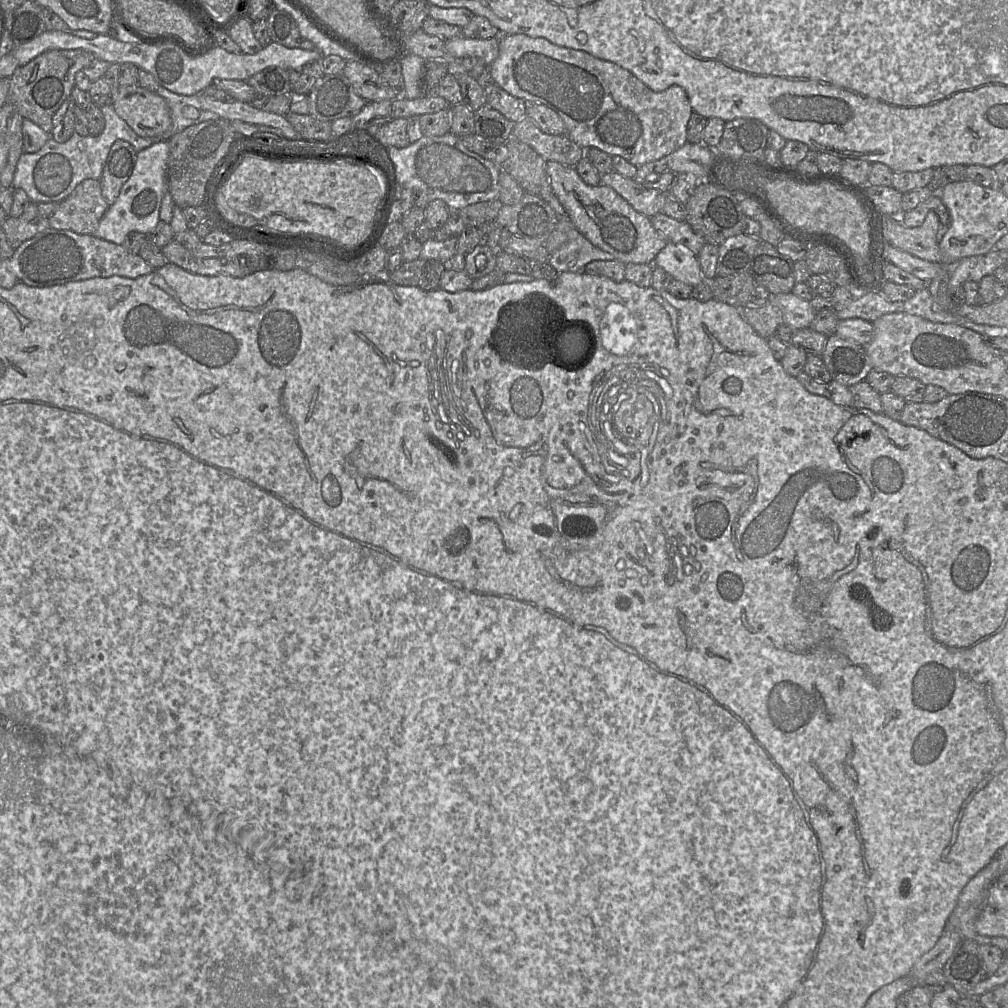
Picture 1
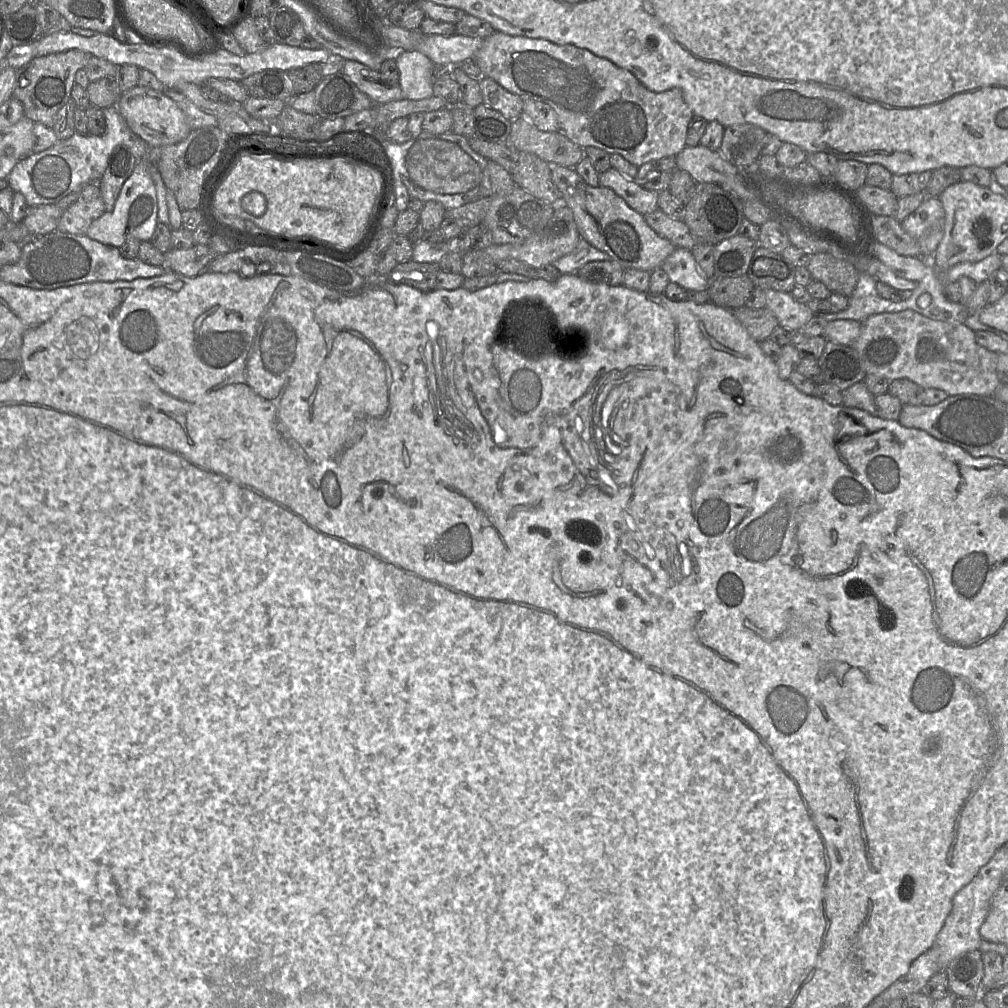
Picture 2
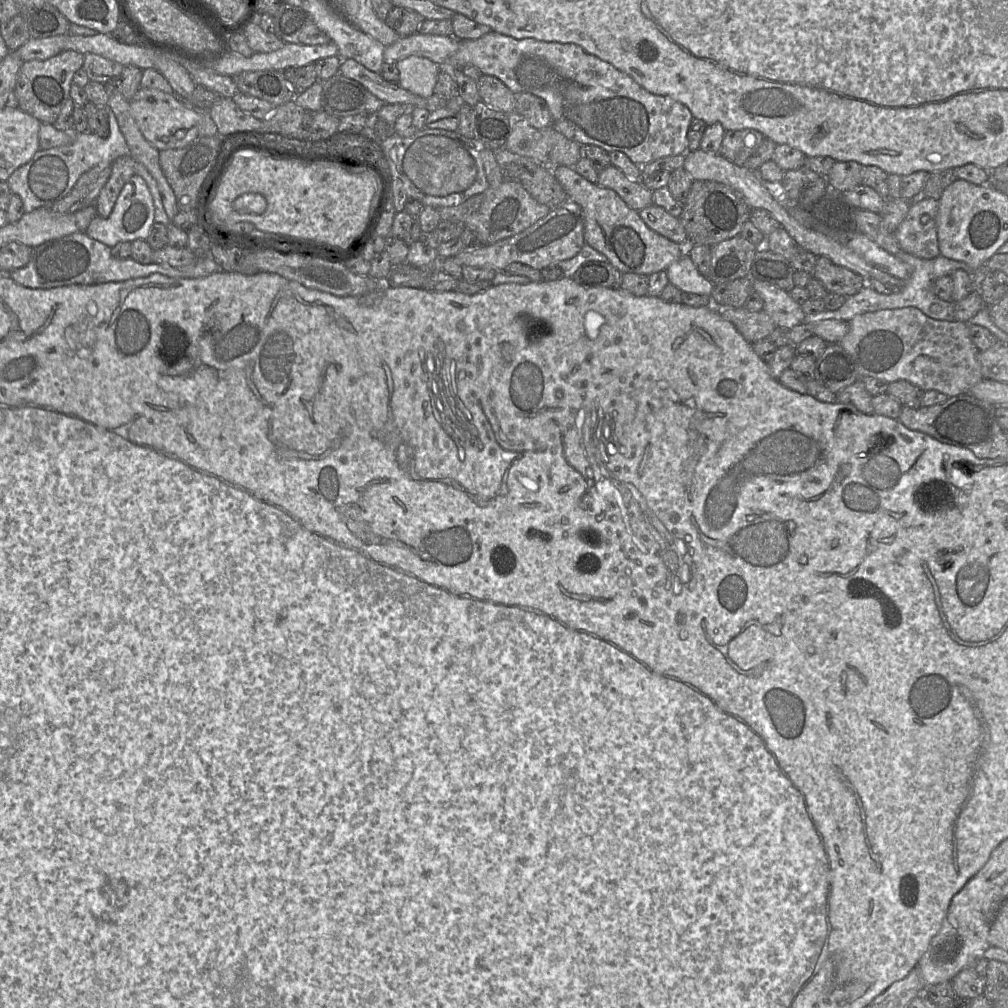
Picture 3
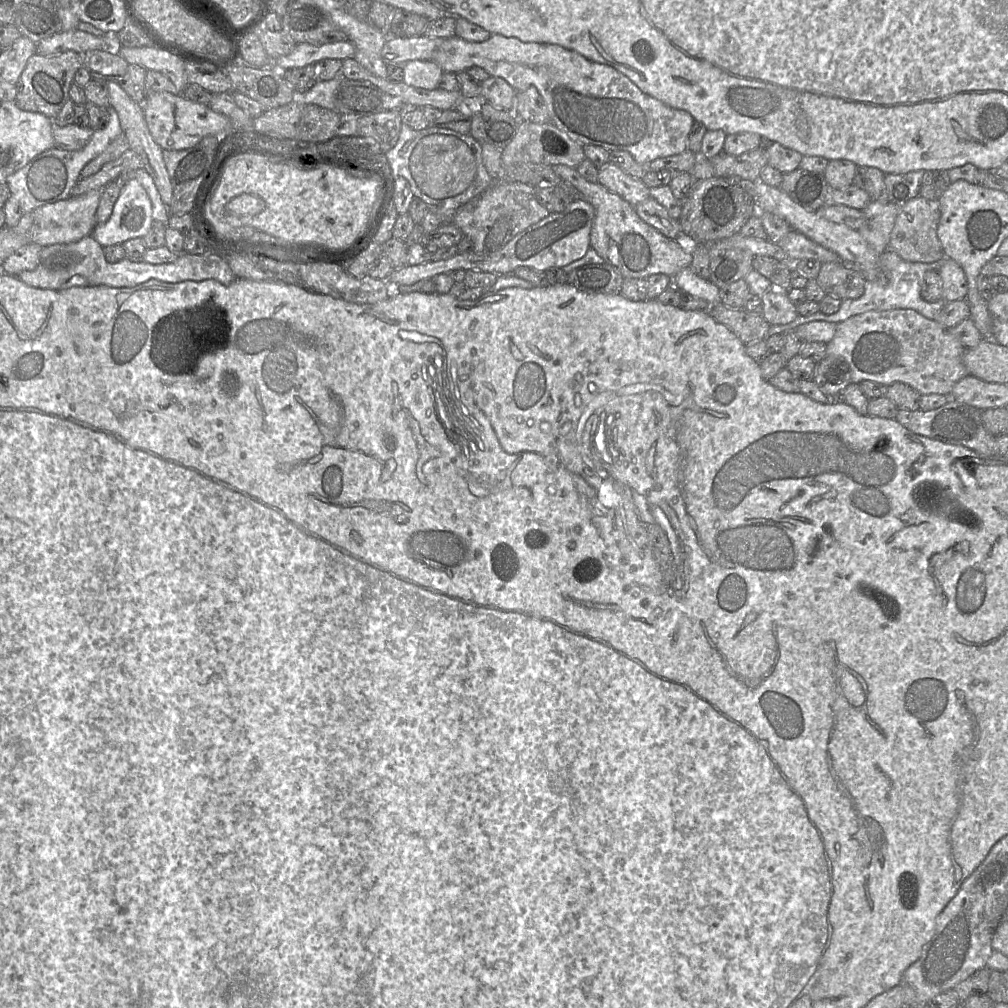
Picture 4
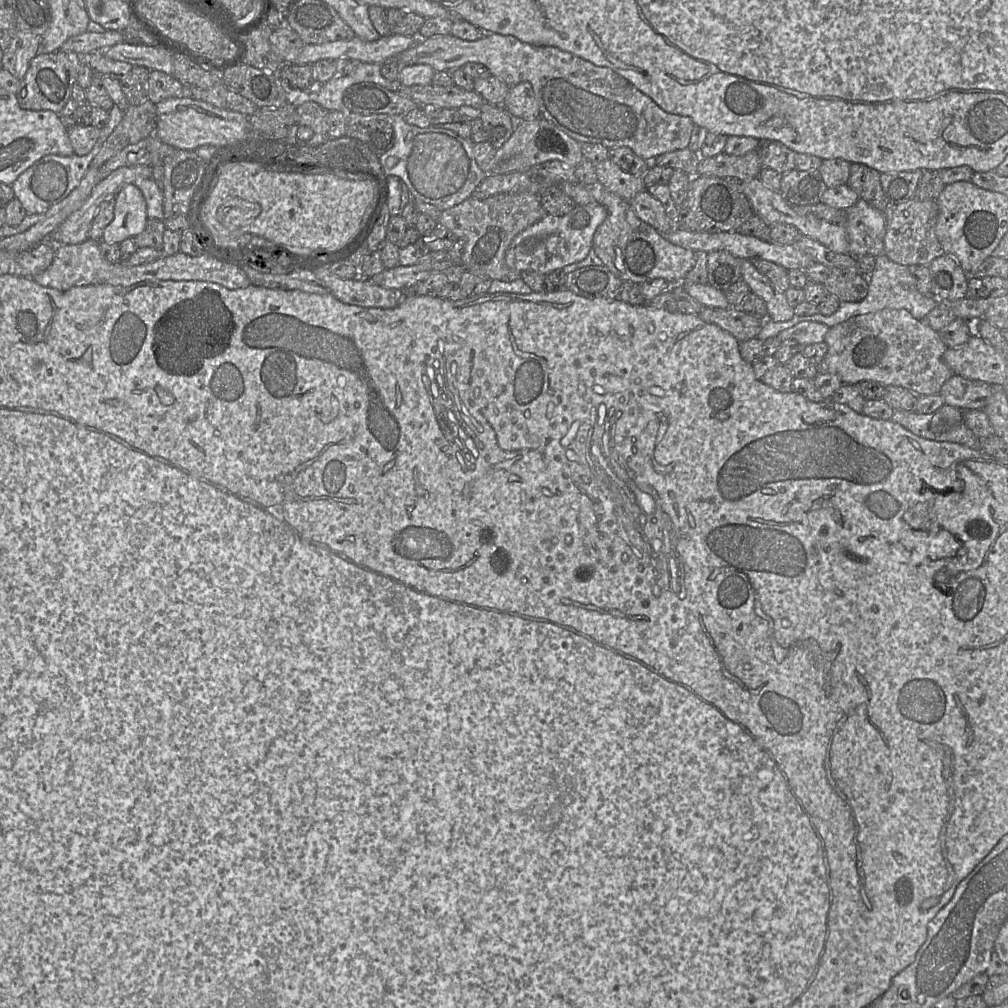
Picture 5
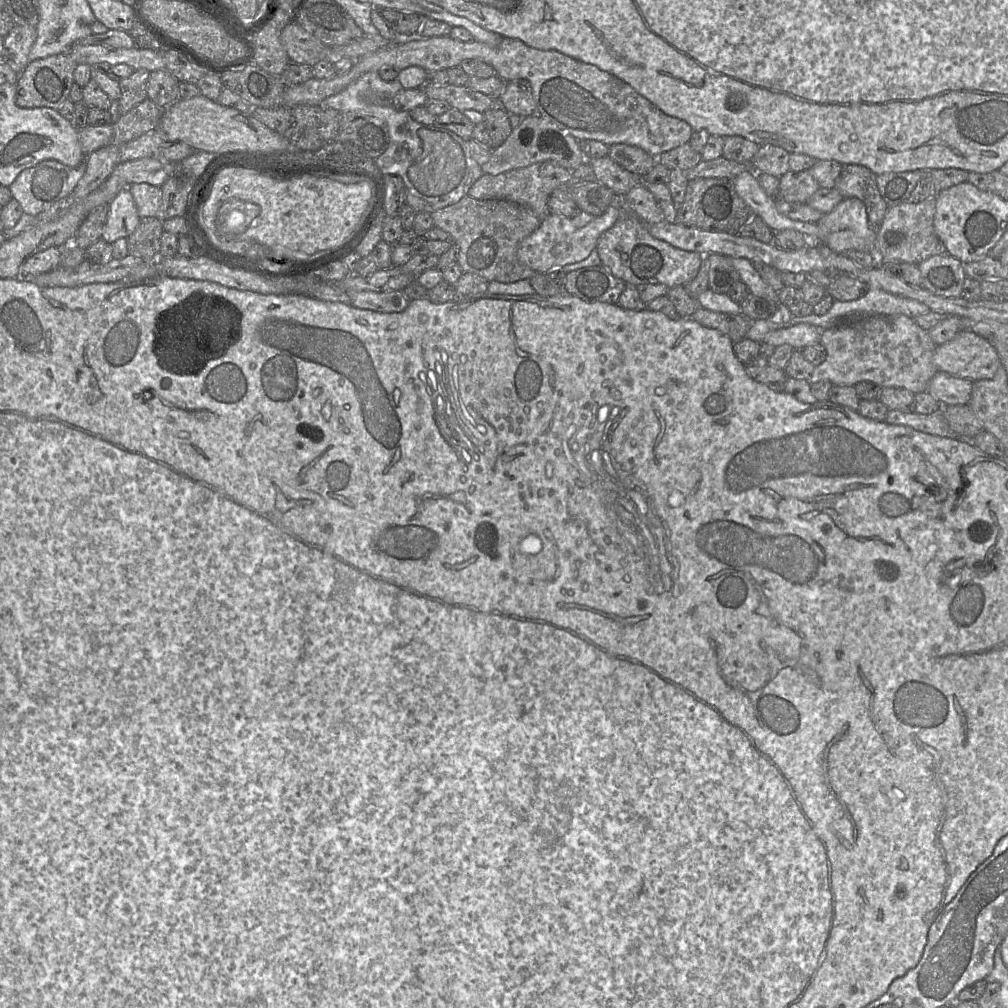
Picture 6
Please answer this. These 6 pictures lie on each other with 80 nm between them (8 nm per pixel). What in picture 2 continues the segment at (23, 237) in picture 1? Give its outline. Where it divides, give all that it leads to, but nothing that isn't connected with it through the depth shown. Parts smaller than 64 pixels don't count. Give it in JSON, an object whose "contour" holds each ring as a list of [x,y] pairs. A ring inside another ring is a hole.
{"contour":[[[71,201],[65,208],[60,208],[56,204],[27,206],[27,213],[22,224],[28,229],[32,236],[42,236],[57,229],[58,222],[63,213],[77,201]]]}

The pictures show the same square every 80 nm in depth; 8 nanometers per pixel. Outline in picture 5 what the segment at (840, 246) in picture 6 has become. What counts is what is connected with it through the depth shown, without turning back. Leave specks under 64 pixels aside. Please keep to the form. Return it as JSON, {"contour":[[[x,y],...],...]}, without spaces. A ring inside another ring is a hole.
{"contour":[[[859,198],[845,213],[843,226],[848,235],[849,254],[854,257],[881,255],[884,251],[888,212],[882,212]]]}

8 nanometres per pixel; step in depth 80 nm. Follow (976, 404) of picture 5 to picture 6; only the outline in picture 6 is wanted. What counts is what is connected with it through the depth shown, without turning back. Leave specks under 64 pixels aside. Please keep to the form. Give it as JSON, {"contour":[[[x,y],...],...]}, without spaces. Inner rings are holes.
{"contour":[[[938,371],[930,380],[927,392],[941,405],[965,405],[971,398],[972,388],[973,381]]]}

